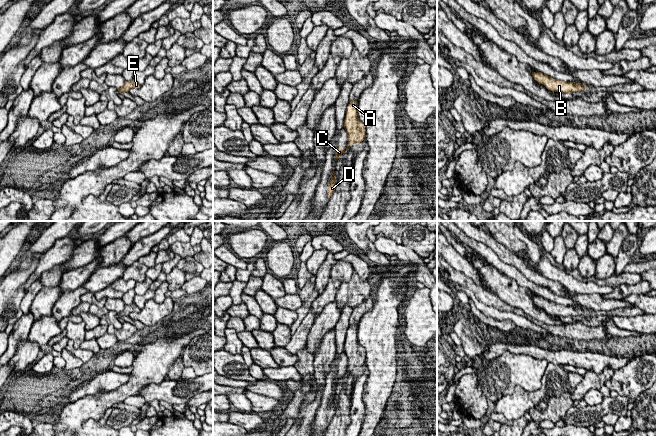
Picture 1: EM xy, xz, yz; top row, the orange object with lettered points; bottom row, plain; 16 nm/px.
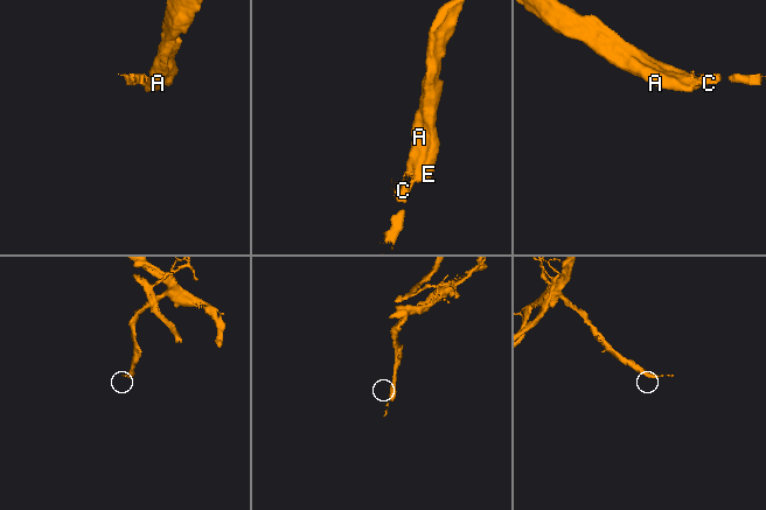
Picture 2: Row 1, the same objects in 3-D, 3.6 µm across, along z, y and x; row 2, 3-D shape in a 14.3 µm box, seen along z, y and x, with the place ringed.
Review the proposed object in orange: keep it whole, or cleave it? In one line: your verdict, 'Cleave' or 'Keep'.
Cleave

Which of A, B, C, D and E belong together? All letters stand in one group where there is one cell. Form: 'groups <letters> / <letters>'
groups A B E / C D

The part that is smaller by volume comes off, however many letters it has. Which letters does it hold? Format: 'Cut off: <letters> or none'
Cut off: C, D

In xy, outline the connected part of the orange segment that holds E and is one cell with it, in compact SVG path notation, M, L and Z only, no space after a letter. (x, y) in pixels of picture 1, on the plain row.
M135 304L125 305L124 310L119 313L120 317L129 316L132 312L140 312L141 309Z

